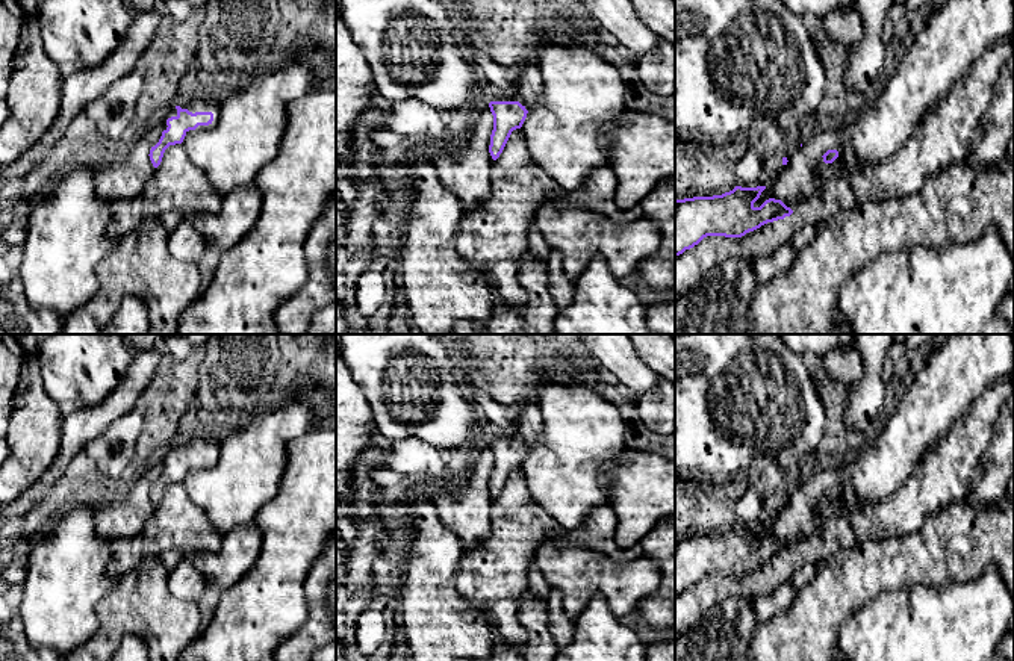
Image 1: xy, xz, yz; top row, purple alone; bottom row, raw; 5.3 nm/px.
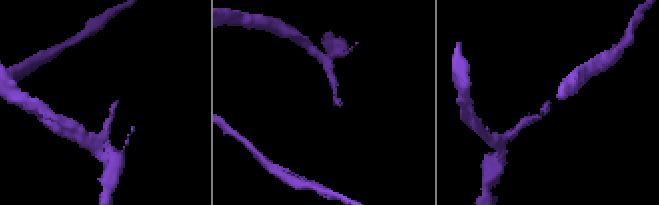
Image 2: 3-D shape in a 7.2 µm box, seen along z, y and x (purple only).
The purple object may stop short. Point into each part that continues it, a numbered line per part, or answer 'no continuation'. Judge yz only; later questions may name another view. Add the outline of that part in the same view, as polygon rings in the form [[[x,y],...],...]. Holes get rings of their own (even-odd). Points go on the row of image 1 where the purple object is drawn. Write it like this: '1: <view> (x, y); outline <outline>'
no continuation

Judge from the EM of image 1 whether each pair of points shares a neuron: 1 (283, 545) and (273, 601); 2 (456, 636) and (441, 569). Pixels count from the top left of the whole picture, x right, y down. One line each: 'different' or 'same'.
1: same
2: same

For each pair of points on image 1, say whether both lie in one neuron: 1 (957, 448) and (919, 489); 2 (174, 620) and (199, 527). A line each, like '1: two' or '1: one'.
1: one
2: two

